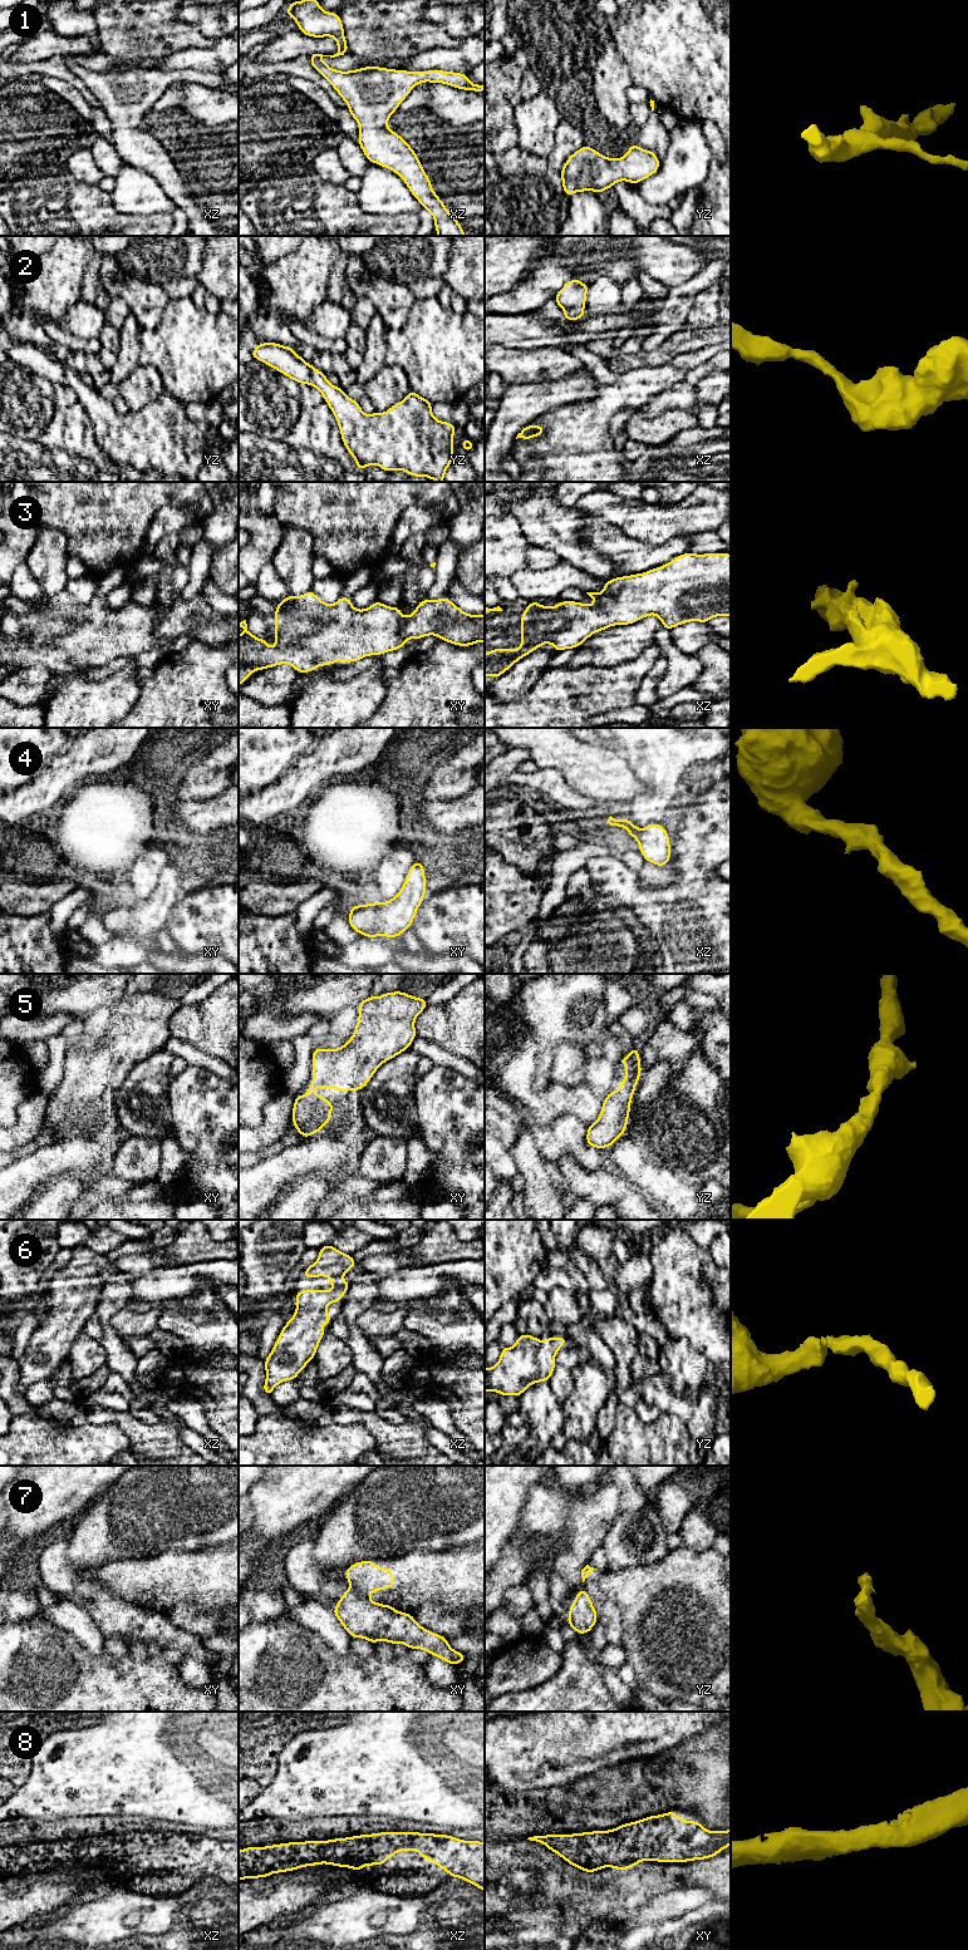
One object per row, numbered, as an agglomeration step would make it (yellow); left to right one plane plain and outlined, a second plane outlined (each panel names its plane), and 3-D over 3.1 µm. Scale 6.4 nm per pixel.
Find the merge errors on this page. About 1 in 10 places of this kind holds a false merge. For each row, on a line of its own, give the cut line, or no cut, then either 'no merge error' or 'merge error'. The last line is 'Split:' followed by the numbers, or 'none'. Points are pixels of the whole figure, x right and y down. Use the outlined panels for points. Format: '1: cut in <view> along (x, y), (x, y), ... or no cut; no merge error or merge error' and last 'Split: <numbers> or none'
1: no cut; no merge error
2: no cut; no merge error
3: no cut; no merge error
4: no cut; no merge error
5: no cut; no merge error
6: no cut; no merge error
7: cut in xy along (348, 1589), (365, 1596); merge error
8: no cut; no merge error
Split: 7

